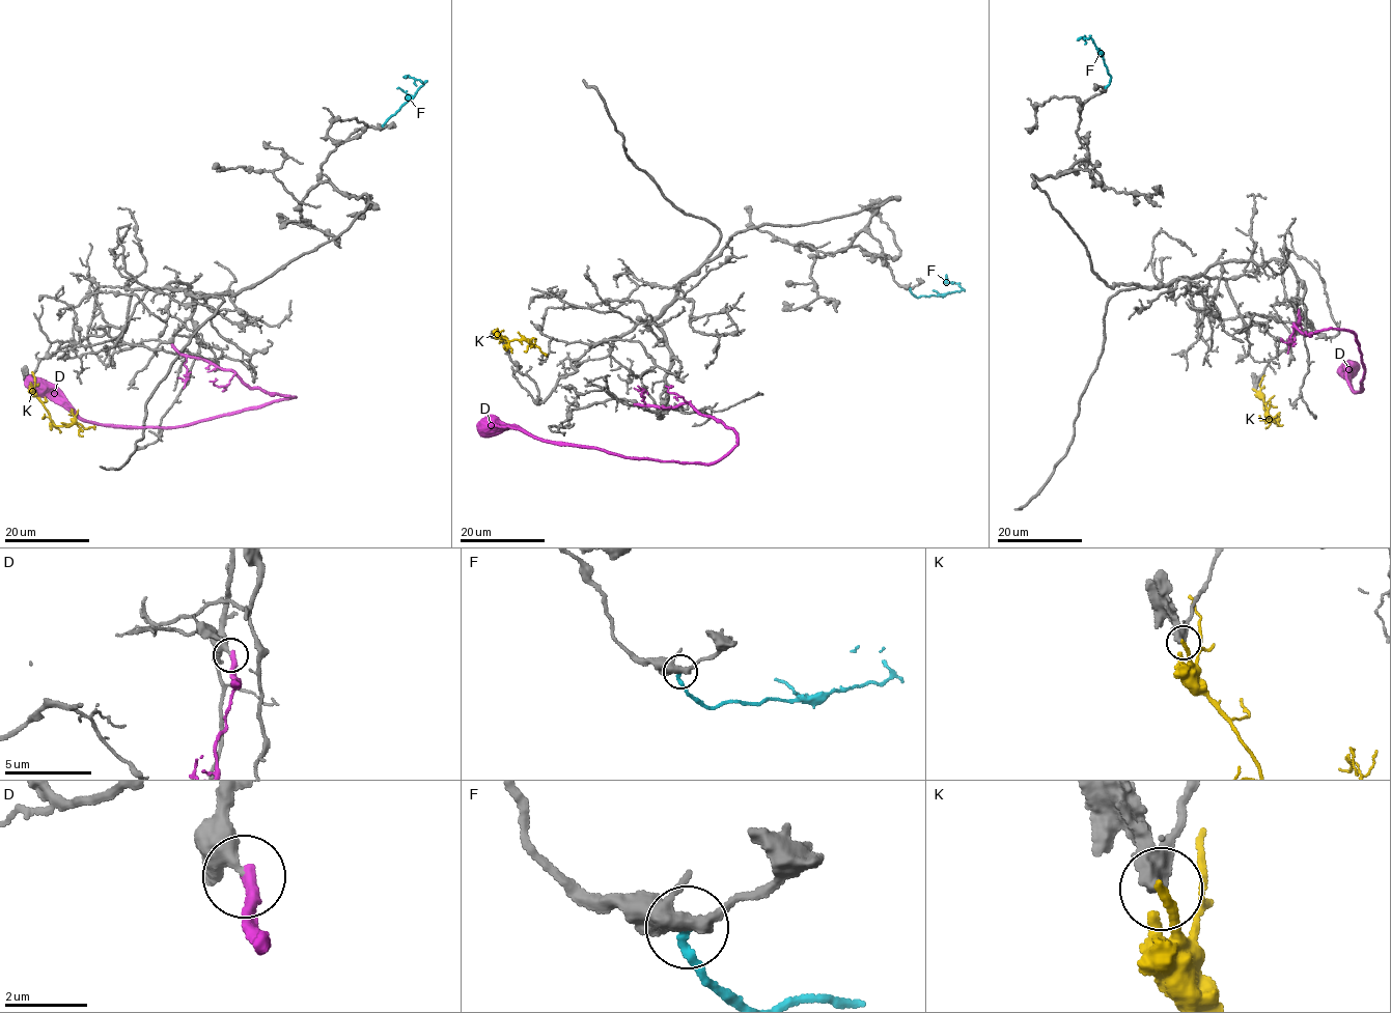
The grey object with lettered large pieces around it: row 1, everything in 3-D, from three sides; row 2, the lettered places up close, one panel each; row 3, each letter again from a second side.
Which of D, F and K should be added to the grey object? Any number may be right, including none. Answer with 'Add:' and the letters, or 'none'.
Add: none

